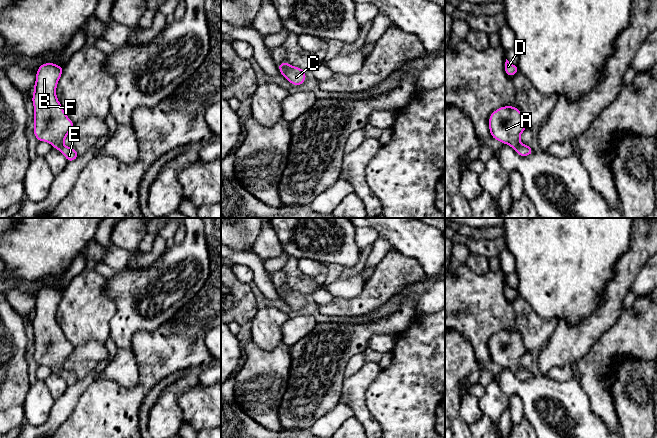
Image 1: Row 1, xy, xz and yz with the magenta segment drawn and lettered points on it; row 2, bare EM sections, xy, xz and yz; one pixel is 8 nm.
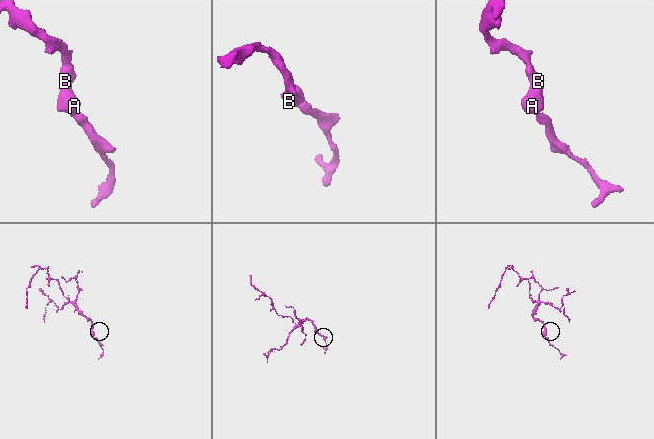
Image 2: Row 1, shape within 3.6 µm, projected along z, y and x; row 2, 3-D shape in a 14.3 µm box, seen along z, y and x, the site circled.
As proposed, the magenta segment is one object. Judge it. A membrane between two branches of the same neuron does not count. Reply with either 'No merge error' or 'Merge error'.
No merge error

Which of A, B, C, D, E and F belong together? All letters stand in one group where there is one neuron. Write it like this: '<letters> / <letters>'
A B C D E F

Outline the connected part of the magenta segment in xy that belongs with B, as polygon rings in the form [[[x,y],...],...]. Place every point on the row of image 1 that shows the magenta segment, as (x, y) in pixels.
[[[54,63],[42,64],[36,74],[32,102],[34,105],[34,136],[39,142],[49,142],[68,160],[74,161],[78,153],[63,142],[74,126],[56,97],[56,86],[63,67]]]

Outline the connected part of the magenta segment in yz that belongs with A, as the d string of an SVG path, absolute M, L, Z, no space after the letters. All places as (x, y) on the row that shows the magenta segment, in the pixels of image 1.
M514 106L501 107L489 117L491 137L513 147L522 157L534 153L529 145L520 143L520 135L526 128L521 111Z

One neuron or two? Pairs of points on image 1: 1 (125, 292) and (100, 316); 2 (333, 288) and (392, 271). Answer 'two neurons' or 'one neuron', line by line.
1: two neurons
2: two neurons

